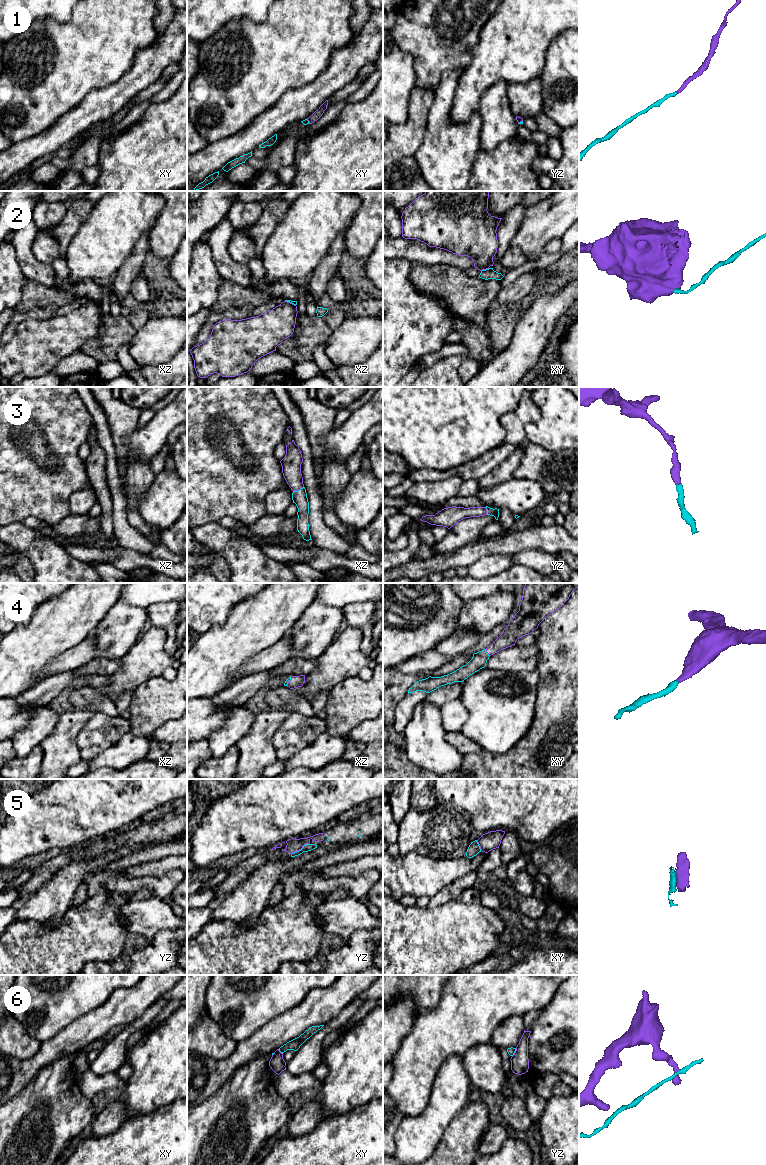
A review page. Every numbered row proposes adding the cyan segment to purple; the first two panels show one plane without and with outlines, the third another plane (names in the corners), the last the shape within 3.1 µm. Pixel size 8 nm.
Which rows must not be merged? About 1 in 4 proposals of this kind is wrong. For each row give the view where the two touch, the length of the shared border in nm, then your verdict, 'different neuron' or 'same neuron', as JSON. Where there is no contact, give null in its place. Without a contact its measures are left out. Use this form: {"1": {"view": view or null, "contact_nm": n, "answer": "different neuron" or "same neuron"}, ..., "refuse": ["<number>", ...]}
{"1": {"view": "xy", "contact_nm": 50, "answer": "same neuron"}, "2": {"view": "xy", "contact_nm": 80, "answer": "different neuron"}, "3": {"view": "xz", "contact_nm": 100, "answer": "same neuron"}, "4": {"view": "xy", "contact_nm": 70, "answer": "same neuron"}, "5": {"view": "yz", "contact_nm": 170, "answer": "same neuron"}, "6": {"view": "xy", "contact_nm": 50, "answer": "different neuron"}, "refuse": ["2", "6"]}

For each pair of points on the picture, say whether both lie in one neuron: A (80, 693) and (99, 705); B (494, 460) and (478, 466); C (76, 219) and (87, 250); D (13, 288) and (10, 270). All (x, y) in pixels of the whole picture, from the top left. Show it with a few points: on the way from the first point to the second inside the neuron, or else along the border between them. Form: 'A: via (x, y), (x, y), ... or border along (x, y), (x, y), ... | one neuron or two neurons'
A: via (85, 697), (94, 702) | one neuron
B: via (490, 460), (482, 465) | one neuron
C: border along (93, 207), (90, 214), (73, 236), (68, 247) | two neurons
D: via (10, 284), (10, 274) | one neuron

